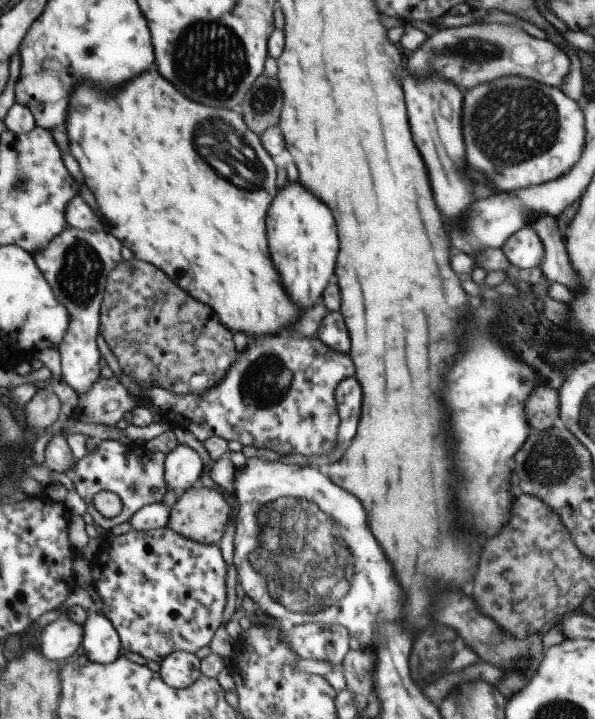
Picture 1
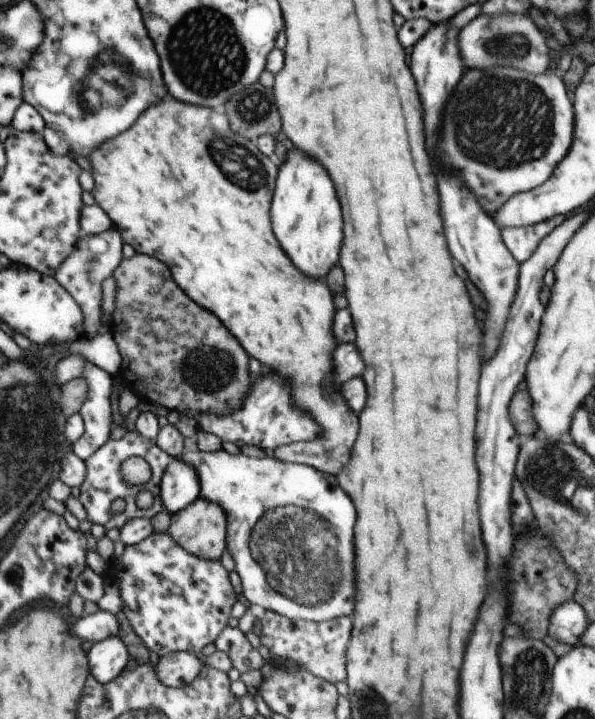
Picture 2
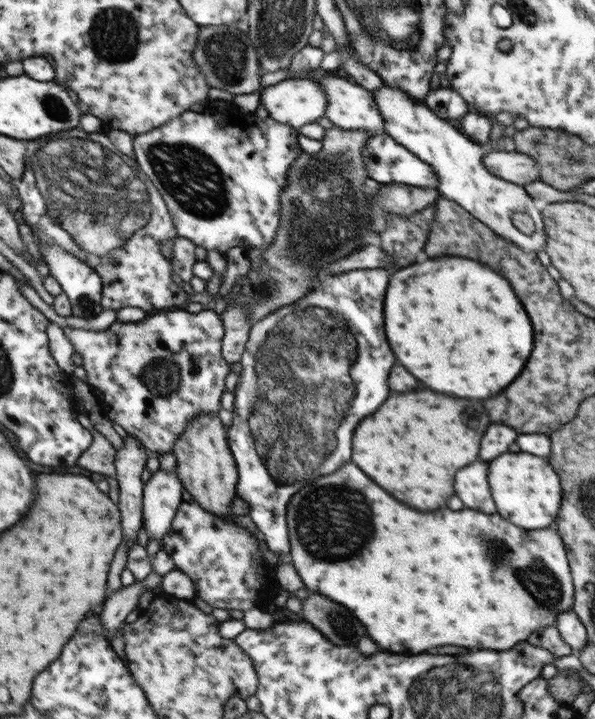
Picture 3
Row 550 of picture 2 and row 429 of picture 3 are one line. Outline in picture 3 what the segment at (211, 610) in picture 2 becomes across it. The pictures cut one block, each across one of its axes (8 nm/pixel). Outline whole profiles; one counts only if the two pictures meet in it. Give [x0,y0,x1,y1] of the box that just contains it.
[63,307,231,455]

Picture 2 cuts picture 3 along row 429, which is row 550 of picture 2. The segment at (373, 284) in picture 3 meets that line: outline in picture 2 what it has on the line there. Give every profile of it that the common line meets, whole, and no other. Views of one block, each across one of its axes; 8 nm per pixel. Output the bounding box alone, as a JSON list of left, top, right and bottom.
[180,449,356,621]

